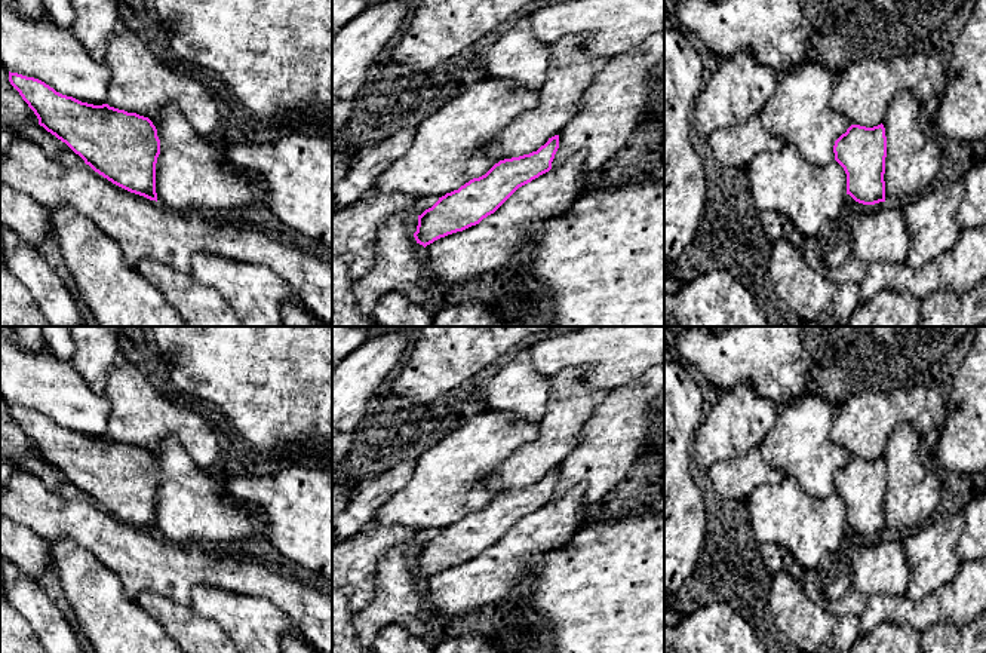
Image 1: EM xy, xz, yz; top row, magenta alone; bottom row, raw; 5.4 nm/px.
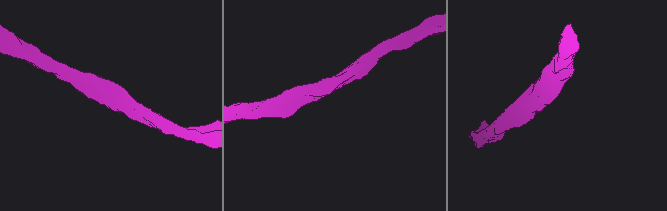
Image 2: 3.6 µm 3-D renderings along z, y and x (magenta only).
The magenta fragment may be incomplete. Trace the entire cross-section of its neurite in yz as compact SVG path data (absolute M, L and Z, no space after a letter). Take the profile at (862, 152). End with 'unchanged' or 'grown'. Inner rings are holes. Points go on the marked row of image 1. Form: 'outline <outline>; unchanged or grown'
outline M851 125L833 145L835 160L847 174L847 194L863 205L885 202L887 137L884 125Z; unchanged

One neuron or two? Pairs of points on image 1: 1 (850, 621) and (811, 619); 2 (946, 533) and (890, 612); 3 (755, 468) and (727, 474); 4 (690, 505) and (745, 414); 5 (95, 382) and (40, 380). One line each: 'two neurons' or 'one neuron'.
1: one neuron
2: two neurons
3: one neuron
4: two neurons
5: two neurons

